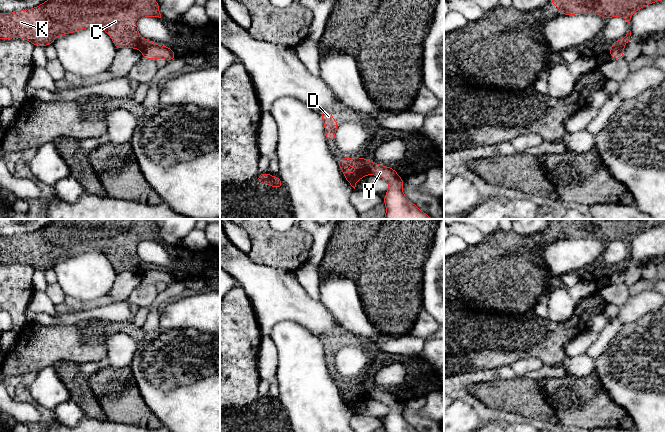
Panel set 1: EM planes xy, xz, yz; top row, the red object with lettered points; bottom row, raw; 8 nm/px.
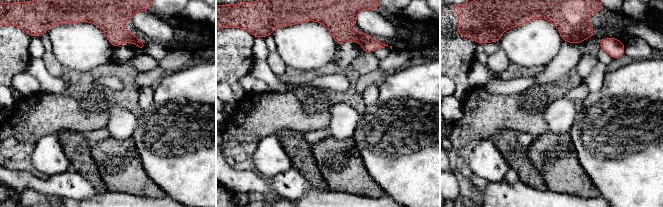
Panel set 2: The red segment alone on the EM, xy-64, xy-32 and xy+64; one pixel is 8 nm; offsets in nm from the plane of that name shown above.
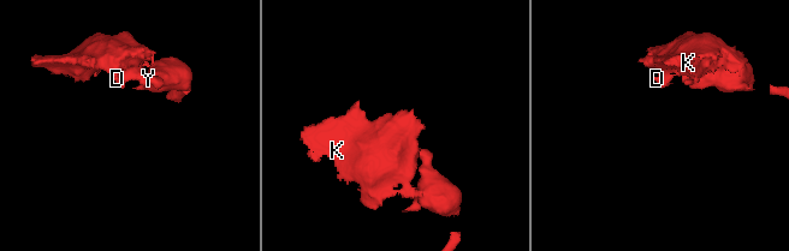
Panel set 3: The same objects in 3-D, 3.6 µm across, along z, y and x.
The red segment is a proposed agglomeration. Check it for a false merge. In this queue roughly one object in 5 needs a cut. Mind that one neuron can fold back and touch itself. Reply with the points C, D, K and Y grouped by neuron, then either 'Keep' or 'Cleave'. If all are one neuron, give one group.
Groups: C D K / Y. Cleave

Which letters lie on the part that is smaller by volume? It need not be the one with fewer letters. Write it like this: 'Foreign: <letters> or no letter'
Foreign: C, D, K

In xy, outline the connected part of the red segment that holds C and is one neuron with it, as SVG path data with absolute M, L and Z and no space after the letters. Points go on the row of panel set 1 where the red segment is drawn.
M47 0L31 9L0 13L0 24L6 26L3 29L0 25L0 39L22 38L34 46L45 47L60 35L97 27L110 36L117 50L129 47L142 52L153 44L138 32L137 23L143 17L161 18L157 0Z

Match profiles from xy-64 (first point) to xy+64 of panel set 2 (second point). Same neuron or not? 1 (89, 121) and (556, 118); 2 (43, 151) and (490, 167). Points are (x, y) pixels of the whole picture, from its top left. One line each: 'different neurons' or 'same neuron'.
1: different neurons
2: same neuron

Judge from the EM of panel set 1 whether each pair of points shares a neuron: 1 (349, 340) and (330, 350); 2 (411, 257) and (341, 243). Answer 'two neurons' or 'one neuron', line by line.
1: one neuron
2: one neuron

